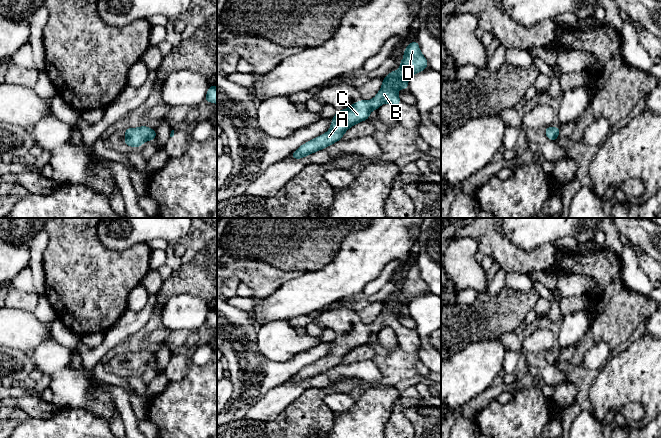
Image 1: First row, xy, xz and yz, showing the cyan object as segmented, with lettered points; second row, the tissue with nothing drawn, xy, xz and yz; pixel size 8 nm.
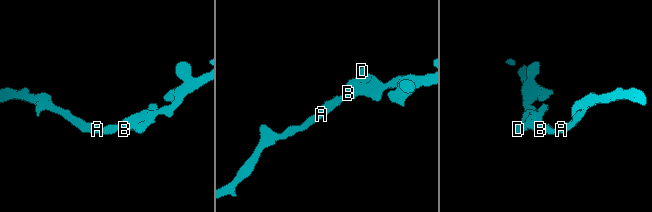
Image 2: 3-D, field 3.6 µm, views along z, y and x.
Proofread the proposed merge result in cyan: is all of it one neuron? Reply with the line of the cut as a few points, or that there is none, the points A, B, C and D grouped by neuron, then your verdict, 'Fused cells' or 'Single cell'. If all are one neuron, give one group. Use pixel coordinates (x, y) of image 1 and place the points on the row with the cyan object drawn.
No split. Groups: A B C D. Single cell

